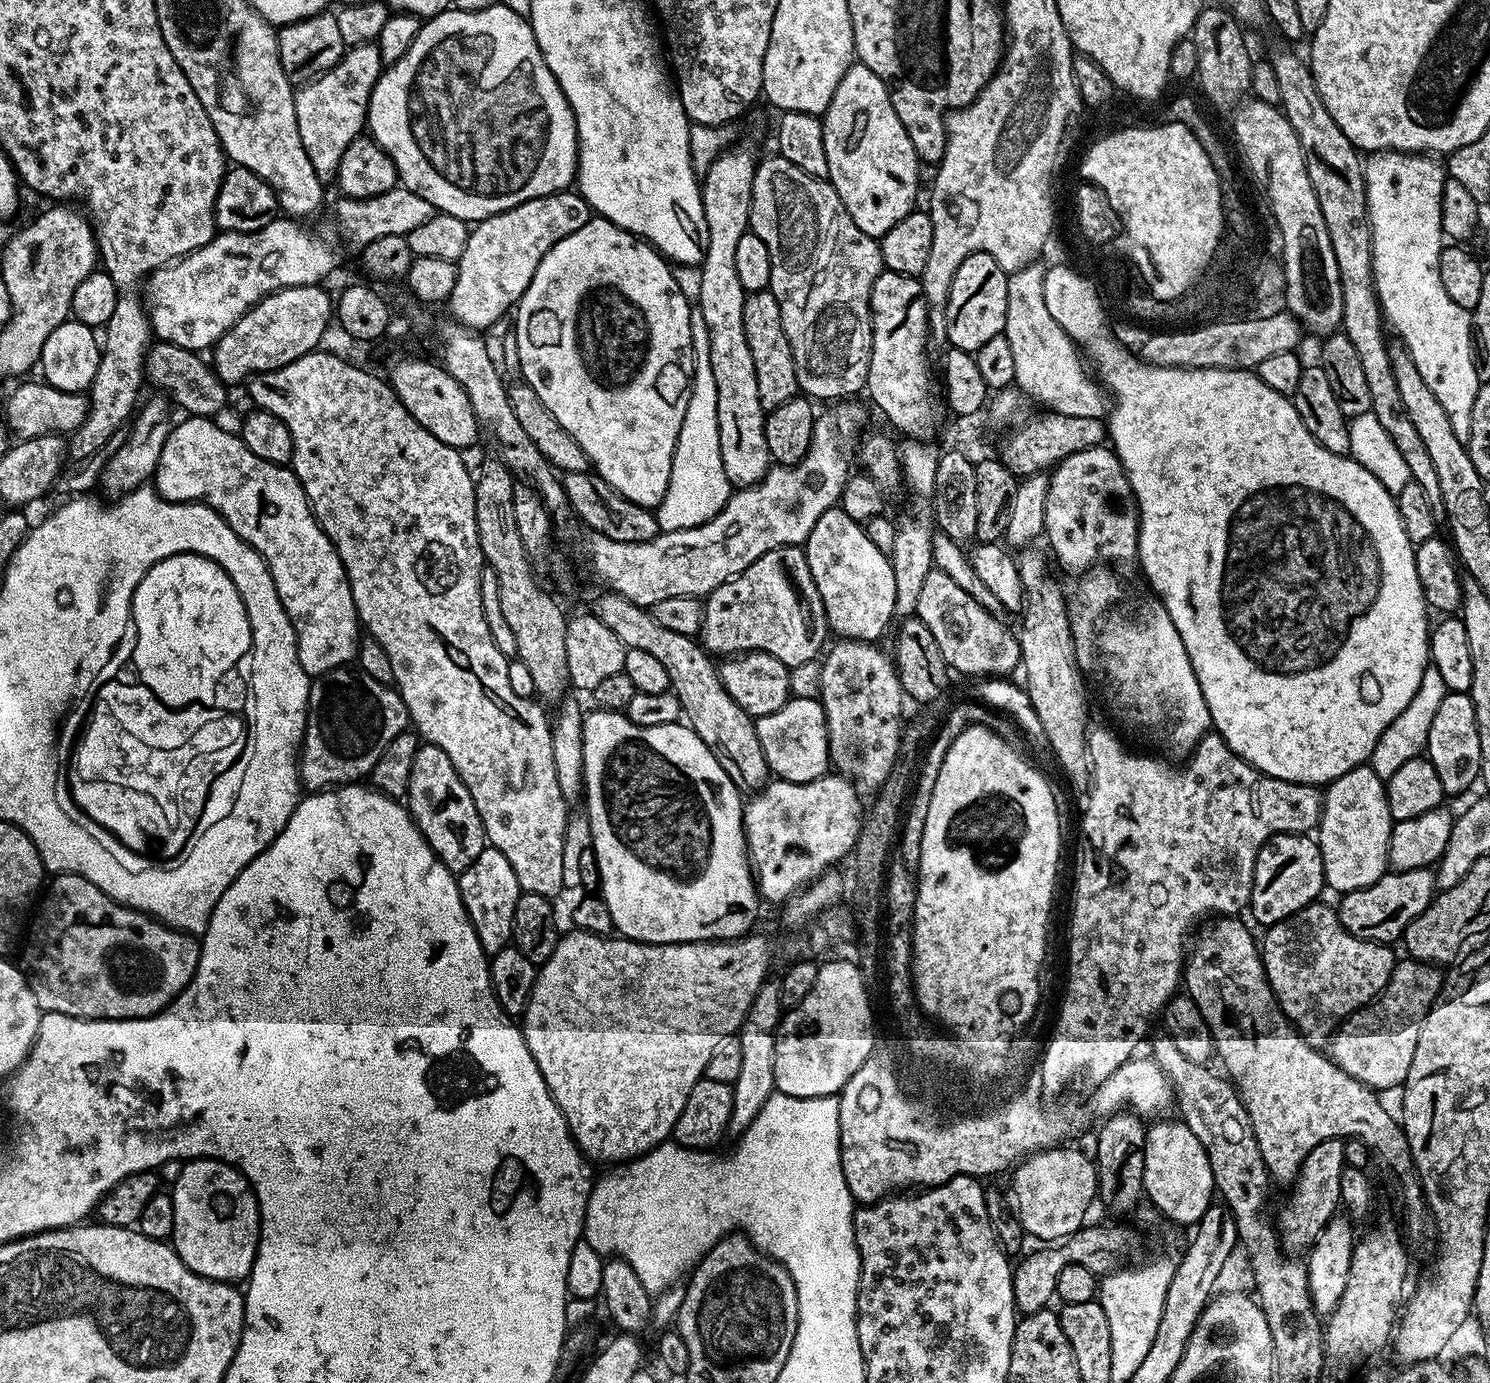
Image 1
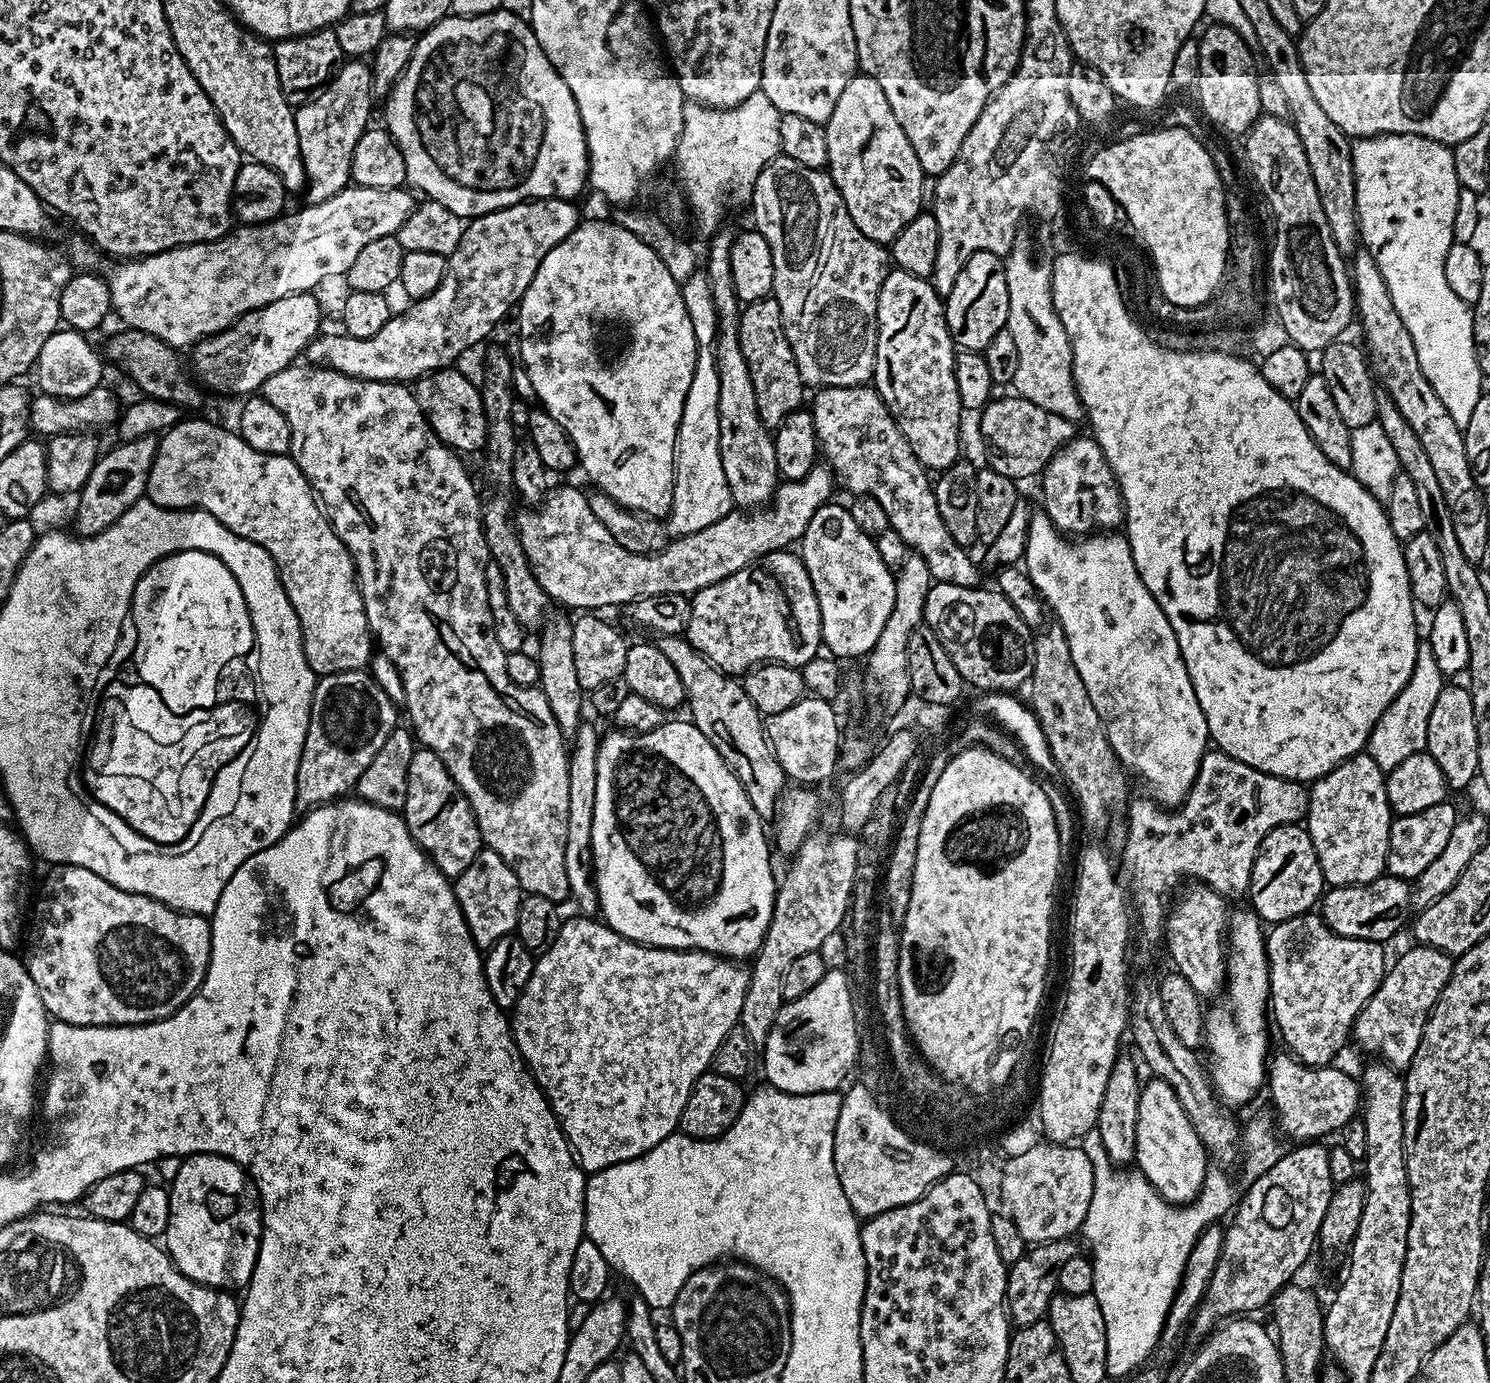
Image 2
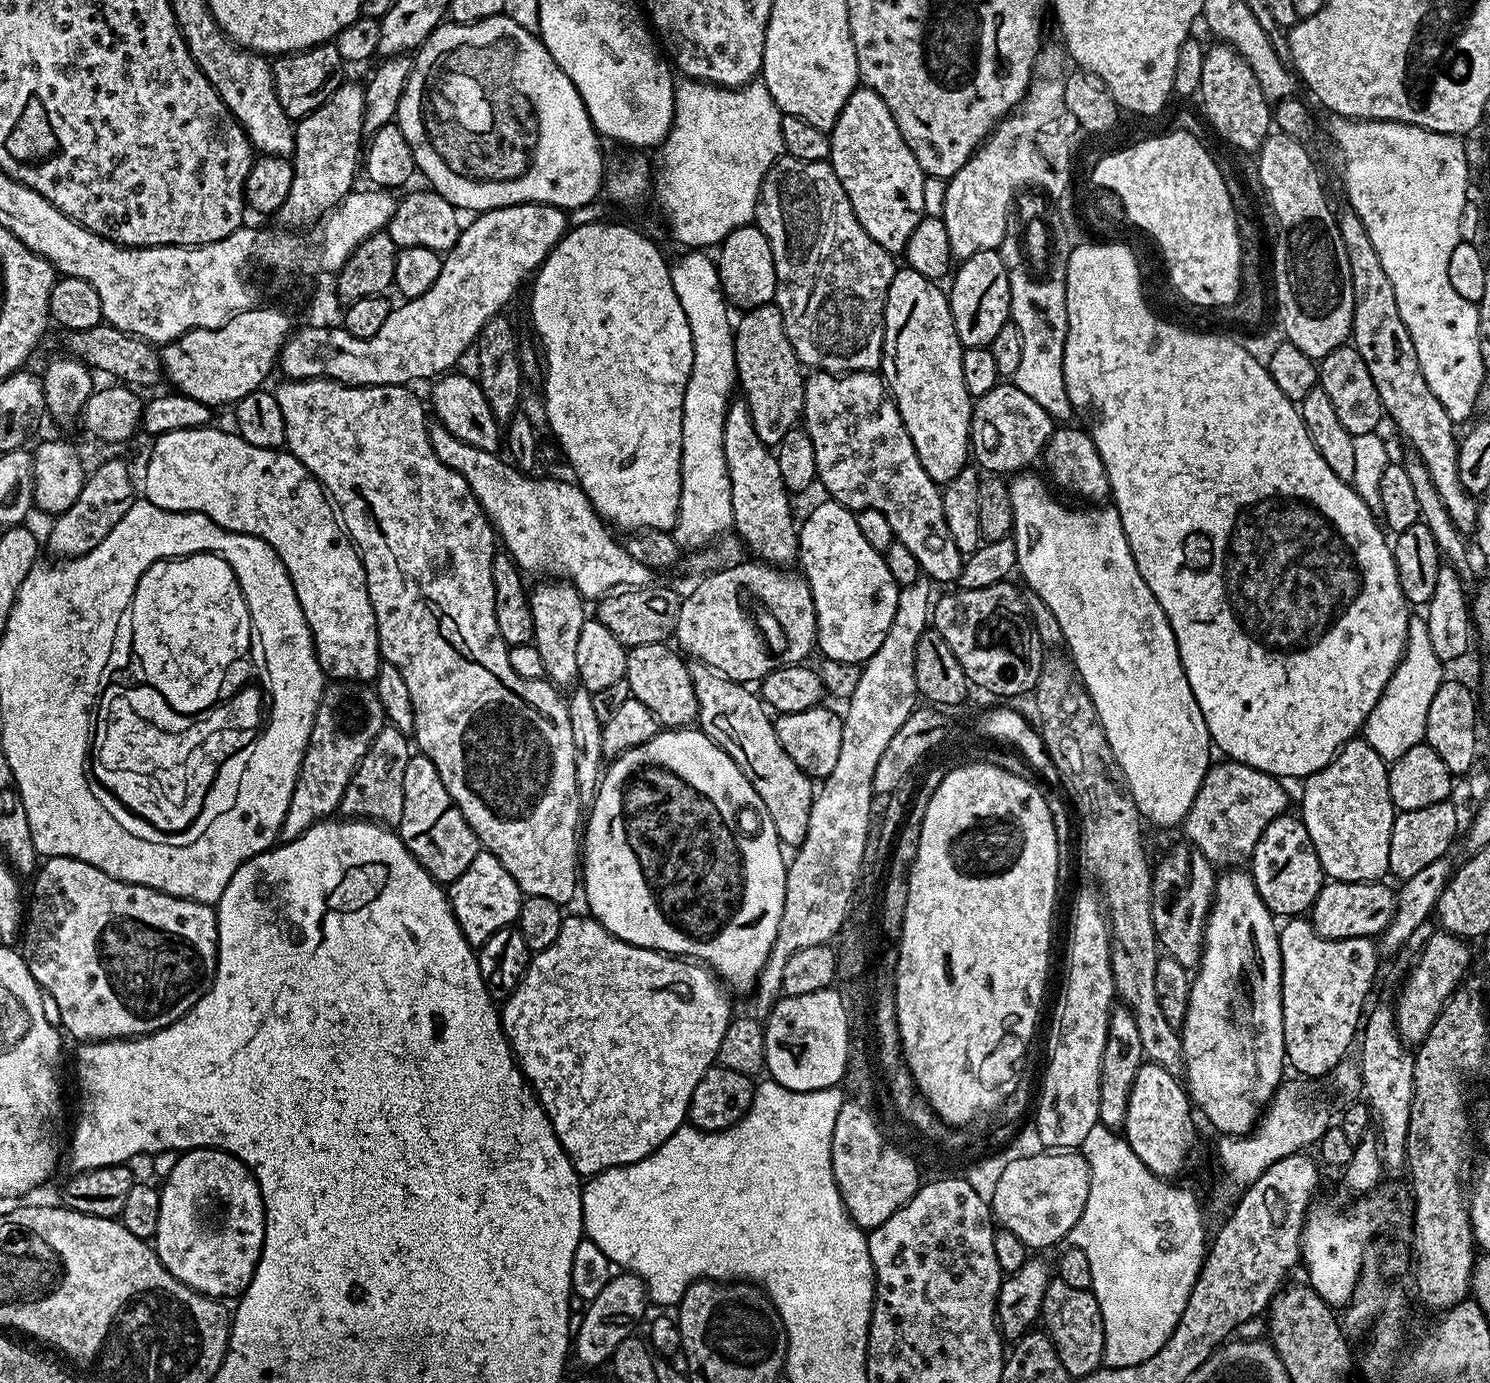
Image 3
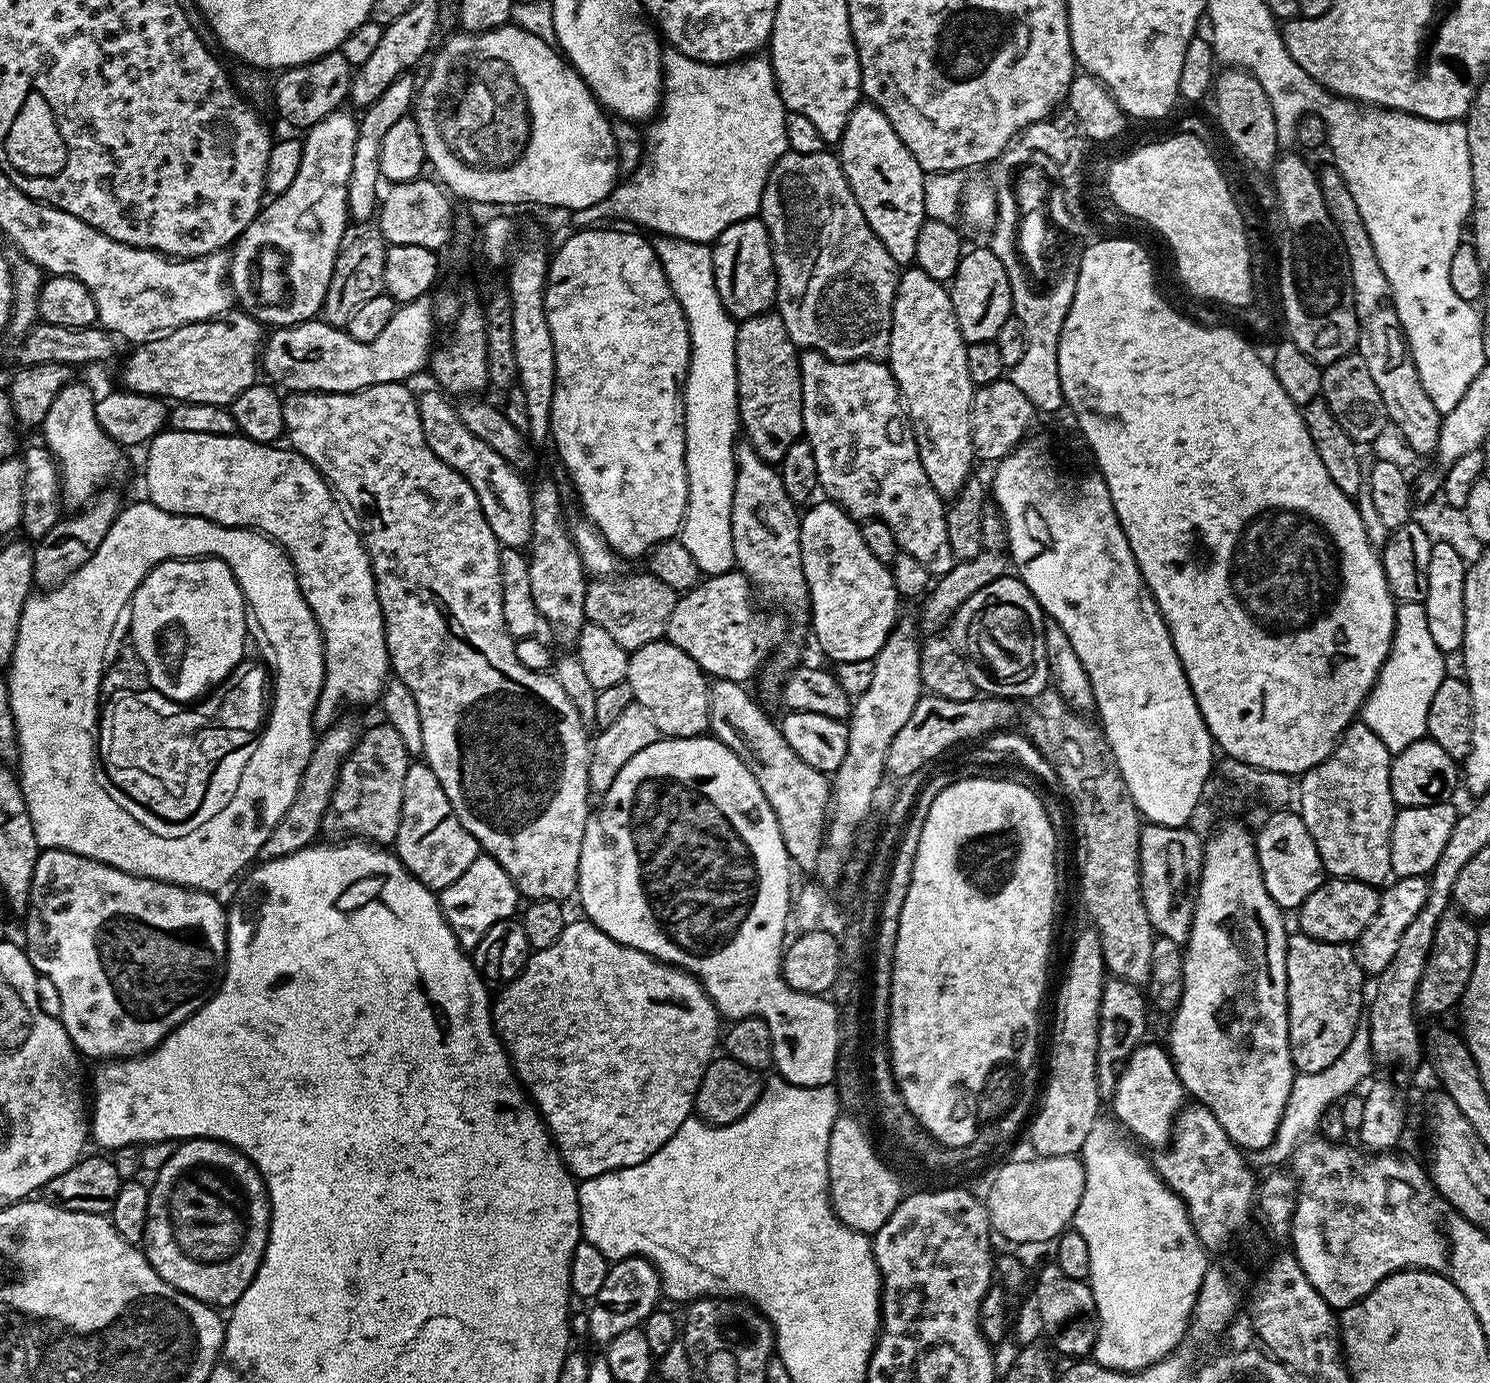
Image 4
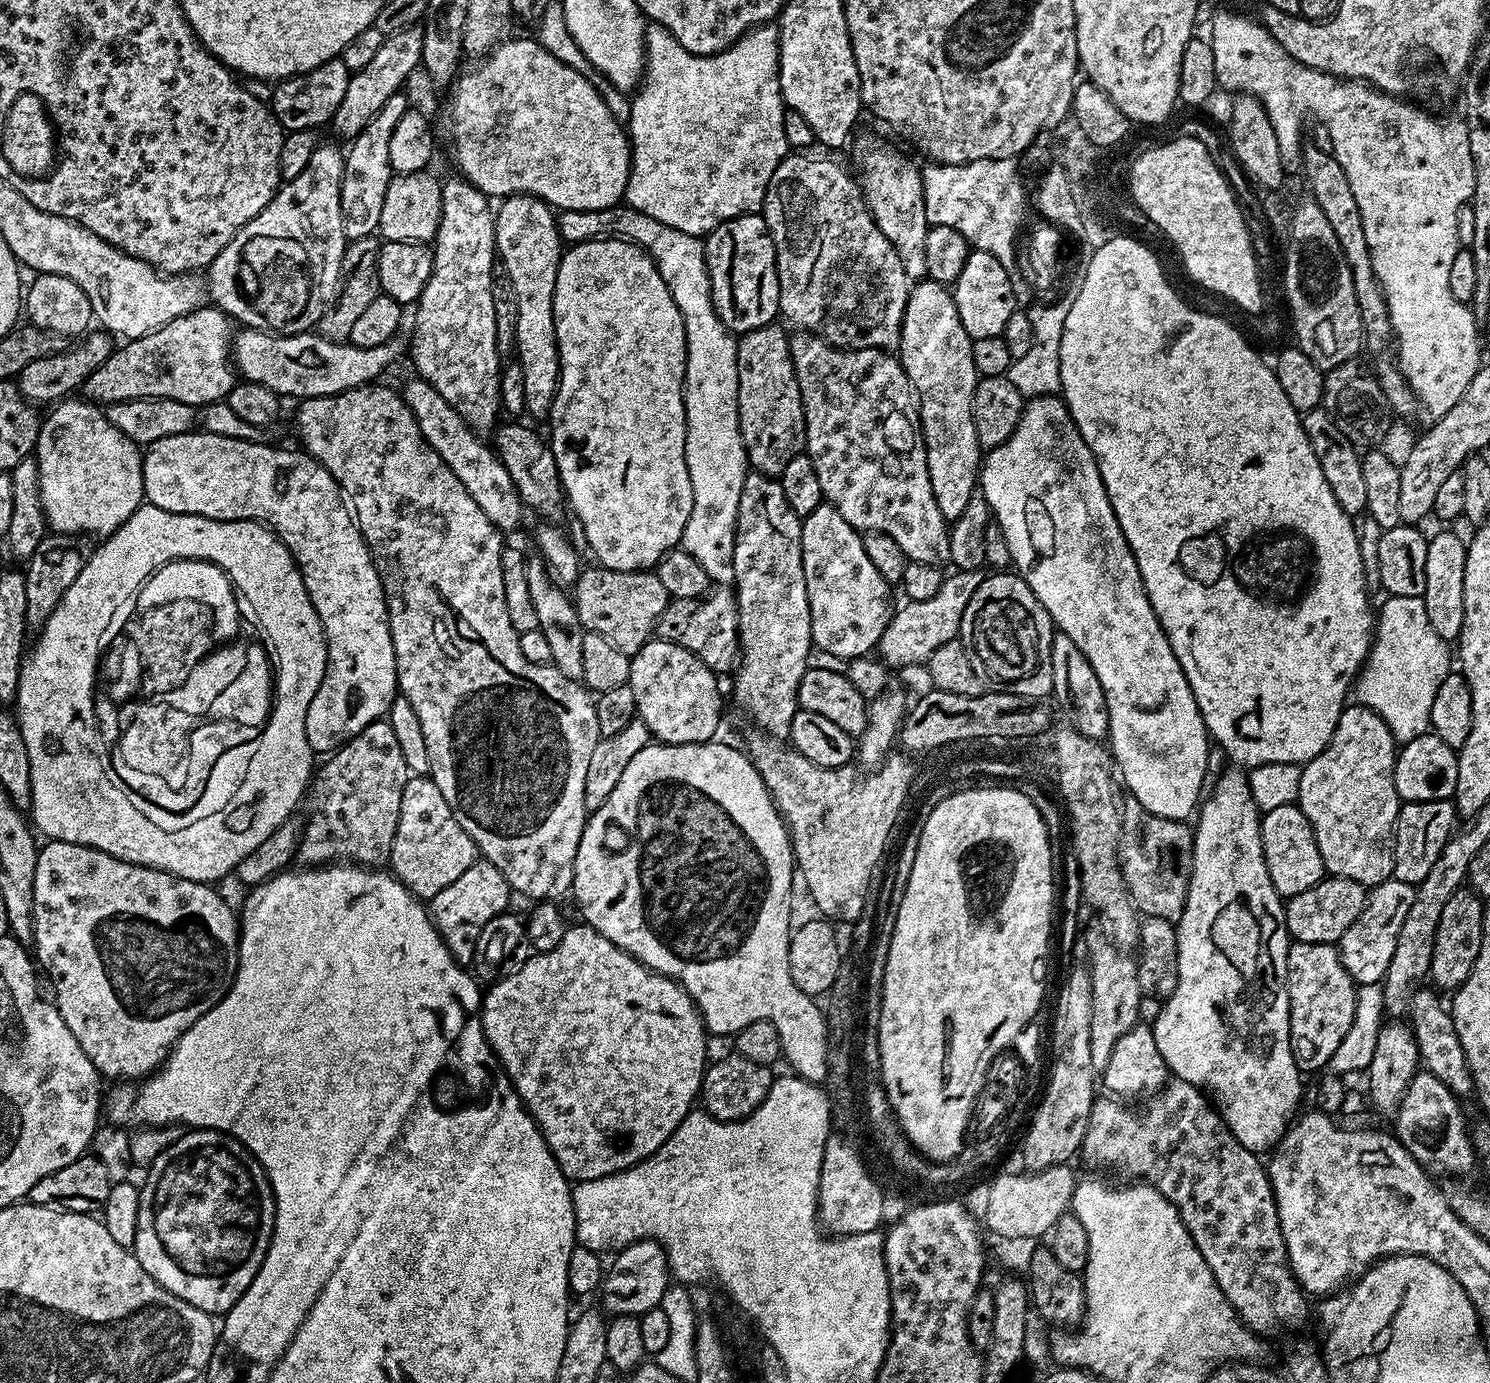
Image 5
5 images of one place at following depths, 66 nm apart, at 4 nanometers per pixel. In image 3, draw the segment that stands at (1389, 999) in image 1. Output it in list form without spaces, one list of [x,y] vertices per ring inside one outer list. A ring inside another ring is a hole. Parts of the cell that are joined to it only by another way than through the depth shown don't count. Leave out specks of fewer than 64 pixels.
[[[1443,930],[1433,931],[1432,936],[1415,957],[1416,965],[1408,972],[1404,985],[1400,988],[1400,997],[1394,1000],[1396,1010],[1396,1028],[1400,1037],[1409,1045],[1419,1046],[1426,1034],[1434,1026],[1444,1004],[1465,983],[1468,963],[1472,952],[1468,949],[1467,939],[1455,936]]]

